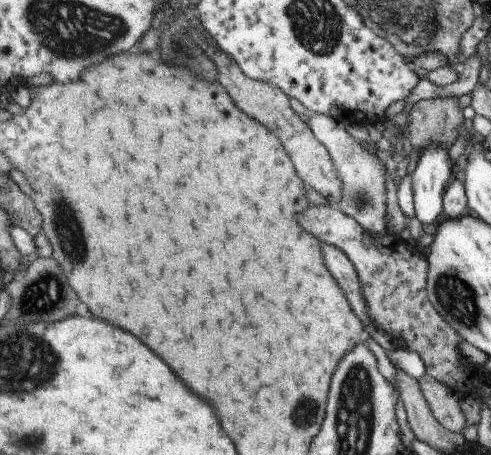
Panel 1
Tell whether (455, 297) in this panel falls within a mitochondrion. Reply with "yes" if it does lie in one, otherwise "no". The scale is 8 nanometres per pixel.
yes

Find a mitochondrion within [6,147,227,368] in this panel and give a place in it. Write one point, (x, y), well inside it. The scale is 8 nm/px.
(45, 296)

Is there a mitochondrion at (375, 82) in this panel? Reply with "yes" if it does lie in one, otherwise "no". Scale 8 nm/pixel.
no

